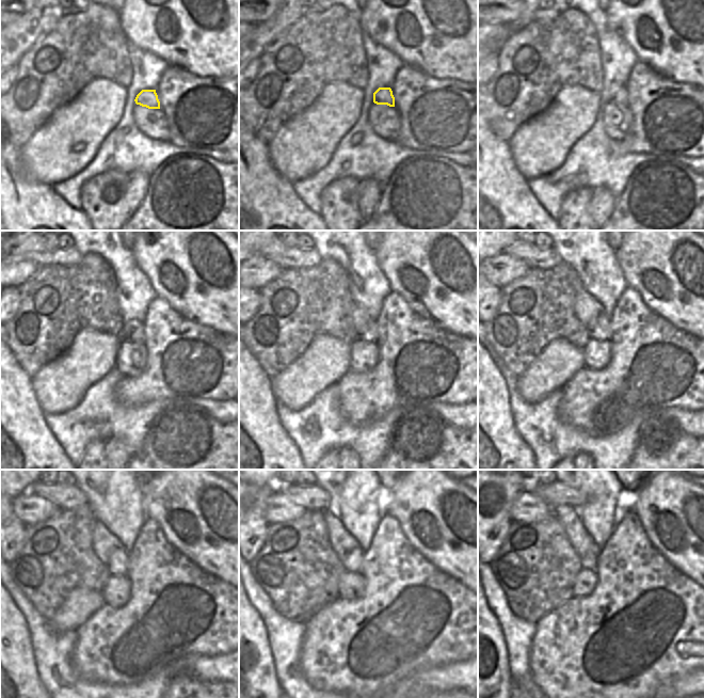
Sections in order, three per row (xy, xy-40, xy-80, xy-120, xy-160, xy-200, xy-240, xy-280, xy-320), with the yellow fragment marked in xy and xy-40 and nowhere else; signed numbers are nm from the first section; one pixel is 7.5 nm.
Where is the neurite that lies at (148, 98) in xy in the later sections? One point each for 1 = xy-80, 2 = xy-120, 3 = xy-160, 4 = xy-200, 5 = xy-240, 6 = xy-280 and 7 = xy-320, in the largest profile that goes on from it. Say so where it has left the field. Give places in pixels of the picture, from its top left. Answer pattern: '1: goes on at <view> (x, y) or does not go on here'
1: goes on at xy-80 (619, 98)
2: goes on at xy-120 (134, 332)
3: goes on at xy-160 (365, 327)
4: goes on at xy-200 (588, 310)
5: goes on at xy-240 (108, 548)
6: goes on at xy-280 (347, 548)
7: goes on at xy-320 (585, 546)

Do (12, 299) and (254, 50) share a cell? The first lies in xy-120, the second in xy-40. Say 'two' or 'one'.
two

